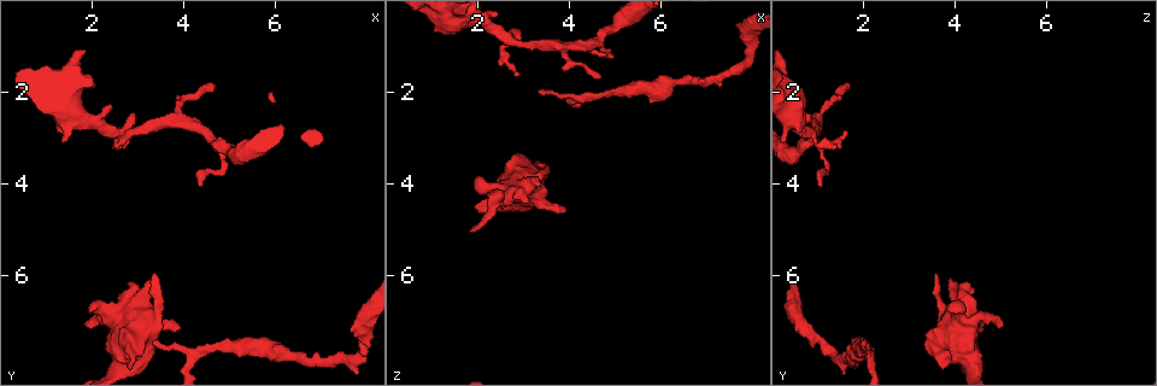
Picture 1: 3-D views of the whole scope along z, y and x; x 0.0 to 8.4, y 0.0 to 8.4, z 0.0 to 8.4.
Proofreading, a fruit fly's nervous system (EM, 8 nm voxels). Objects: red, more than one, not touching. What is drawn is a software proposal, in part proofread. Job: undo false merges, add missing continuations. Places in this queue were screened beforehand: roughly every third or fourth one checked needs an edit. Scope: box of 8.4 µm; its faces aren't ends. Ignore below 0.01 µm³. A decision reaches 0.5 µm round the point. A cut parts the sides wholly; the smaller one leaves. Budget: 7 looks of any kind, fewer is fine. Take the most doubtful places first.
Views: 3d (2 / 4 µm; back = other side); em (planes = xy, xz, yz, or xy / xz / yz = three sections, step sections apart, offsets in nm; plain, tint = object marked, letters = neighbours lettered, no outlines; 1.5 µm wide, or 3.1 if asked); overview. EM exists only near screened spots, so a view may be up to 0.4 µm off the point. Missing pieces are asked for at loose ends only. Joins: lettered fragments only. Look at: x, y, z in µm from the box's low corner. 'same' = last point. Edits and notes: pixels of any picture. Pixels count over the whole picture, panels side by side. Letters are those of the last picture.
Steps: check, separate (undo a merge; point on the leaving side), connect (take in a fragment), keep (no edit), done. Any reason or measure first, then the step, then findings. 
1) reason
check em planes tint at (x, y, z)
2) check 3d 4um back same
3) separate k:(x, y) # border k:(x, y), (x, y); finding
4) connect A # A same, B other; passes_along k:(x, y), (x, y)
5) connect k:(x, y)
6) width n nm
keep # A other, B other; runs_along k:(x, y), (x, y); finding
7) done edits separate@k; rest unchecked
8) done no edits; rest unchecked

tapers out
check em yz step 8 tint at (4.40, 4.05, 1.10)

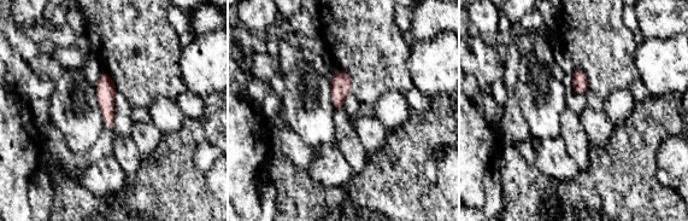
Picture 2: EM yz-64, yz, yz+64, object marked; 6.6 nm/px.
check em planes letters same

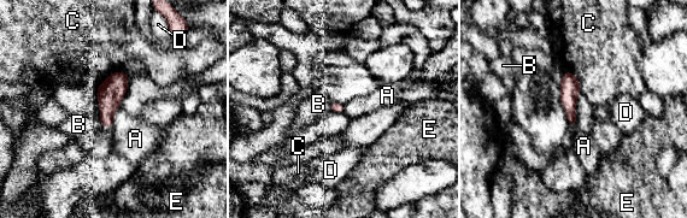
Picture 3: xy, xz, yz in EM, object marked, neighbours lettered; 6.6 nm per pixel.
width 70 nm
keep # A other, B other, C other, D other, E other; border 3:(119, 108), (113, 115), (111, 128); no lettered fragment goes on from it

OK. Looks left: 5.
thick turns thin
check 3d 2um at (2.30, 6.90, 4.65)

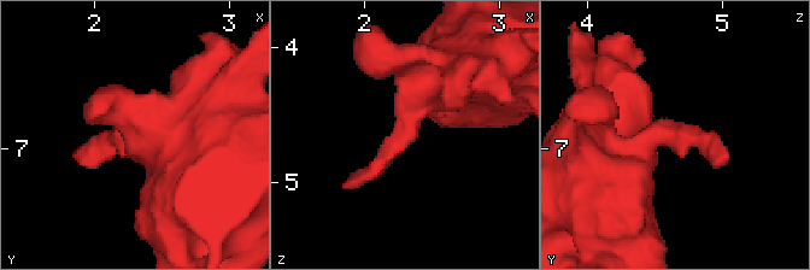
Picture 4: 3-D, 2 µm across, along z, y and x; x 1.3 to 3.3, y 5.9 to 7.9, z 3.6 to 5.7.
now the EM
check em planes tint at (2.28, 6.90, 4.64)

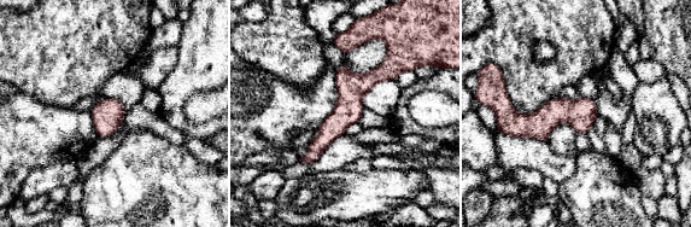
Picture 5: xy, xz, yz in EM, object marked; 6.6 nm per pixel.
check em planes letters same

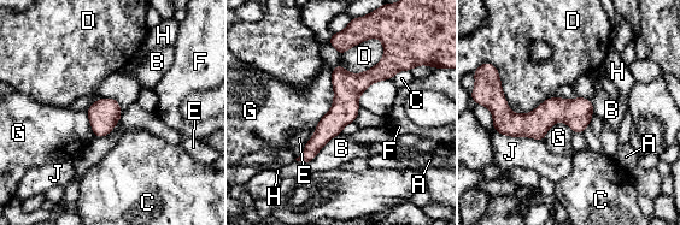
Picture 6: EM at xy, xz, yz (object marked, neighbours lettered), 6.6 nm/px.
keep # A other, B other, C other, D other, E other, F other, G other, H other, J other; border 6:(332, 71), (333, 105), (315, 128); continuous, no second neuron

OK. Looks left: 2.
branch stops here
check em xz step 4 tint at (4.65, 1.90, 1.60)

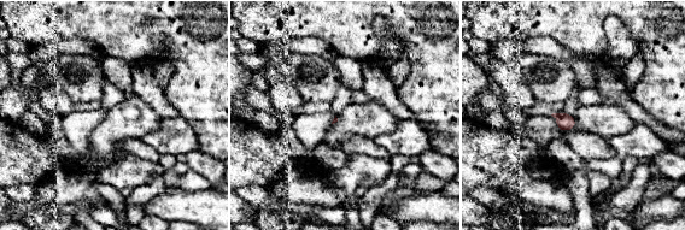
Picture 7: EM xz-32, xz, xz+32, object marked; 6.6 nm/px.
check em planes letters same

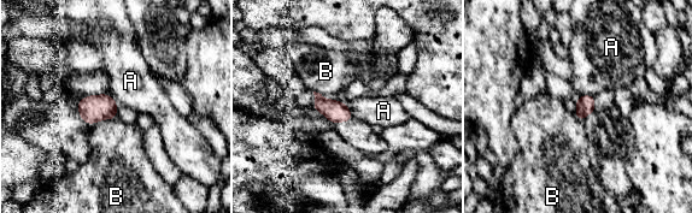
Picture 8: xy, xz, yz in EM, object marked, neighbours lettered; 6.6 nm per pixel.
keep # A other, B other; none of them fits

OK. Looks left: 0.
done no edits; rest unchecked

